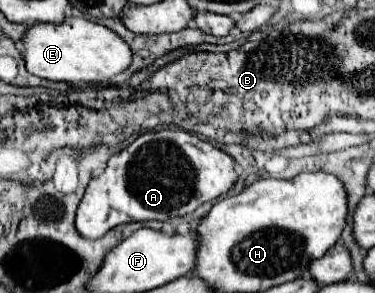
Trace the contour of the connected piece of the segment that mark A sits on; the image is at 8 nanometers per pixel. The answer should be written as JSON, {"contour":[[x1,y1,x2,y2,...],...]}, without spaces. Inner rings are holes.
{"contour":[[185,129,143,133,129,147,115,153,99,177,91,179,77,209,75,229,85,239,99,239,121,223,183,217,205,201,225,195,235,181,235,159,199,135]]}

